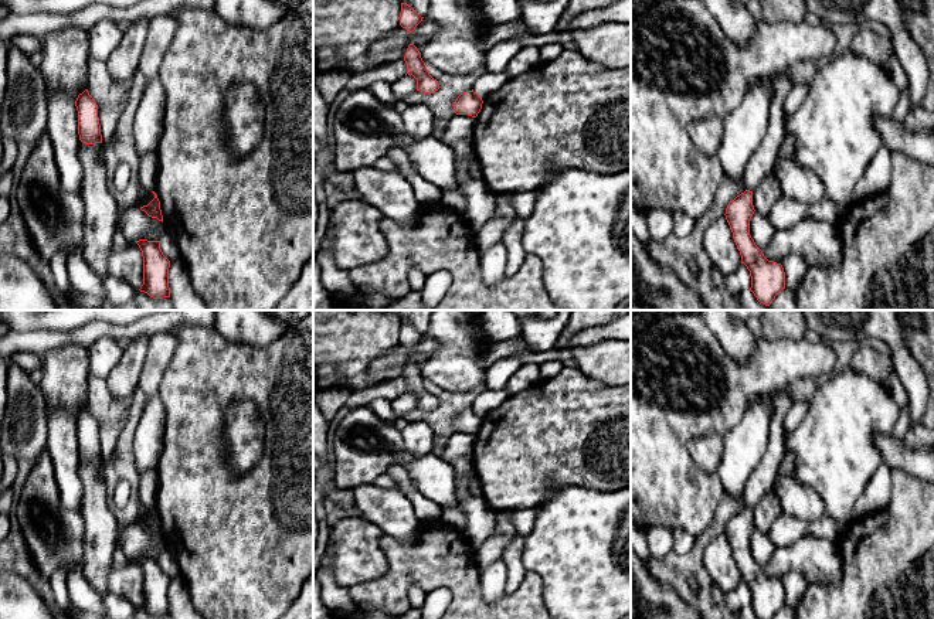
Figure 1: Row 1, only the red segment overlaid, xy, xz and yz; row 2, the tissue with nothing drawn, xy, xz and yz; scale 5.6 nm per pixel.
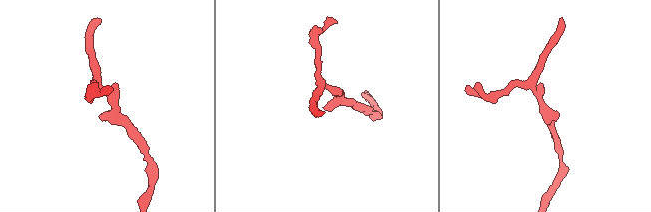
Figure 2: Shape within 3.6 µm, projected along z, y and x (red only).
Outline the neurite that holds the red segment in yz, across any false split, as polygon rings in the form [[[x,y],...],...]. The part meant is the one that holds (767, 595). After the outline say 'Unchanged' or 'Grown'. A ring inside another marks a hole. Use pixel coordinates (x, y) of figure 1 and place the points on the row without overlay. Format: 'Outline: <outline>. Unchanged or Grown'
Outline: [[[745,507],[726,526],[726,537],[741,572],[741,581],[751,594],[750,608],[758,619],[772,619],[785,606],[785,589],[781,581],[768,578],[750,552],[750,537],[754,531],[753,509]]]. Unchanged

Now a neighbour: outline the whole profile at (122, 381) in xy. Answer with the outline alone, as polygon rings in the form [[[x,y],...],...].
[[[145,334],[129,340],[129,346],[123,350],[119,364],[108,375],[106,384],[115,398],[130,399],[137,388],[149,339],[150,336]]]

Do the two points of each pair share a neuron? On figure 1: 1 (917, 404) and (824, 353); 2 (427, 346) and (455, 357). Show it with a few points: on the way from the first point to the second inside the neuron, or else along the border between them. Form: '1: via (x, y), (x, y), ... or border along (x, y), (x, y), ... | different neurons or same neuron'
1: border along (821, 339), (831, 344) | different neurons
2: border along (425, 334), (432, 337), (438, 347), (420, 368) | different neurons

